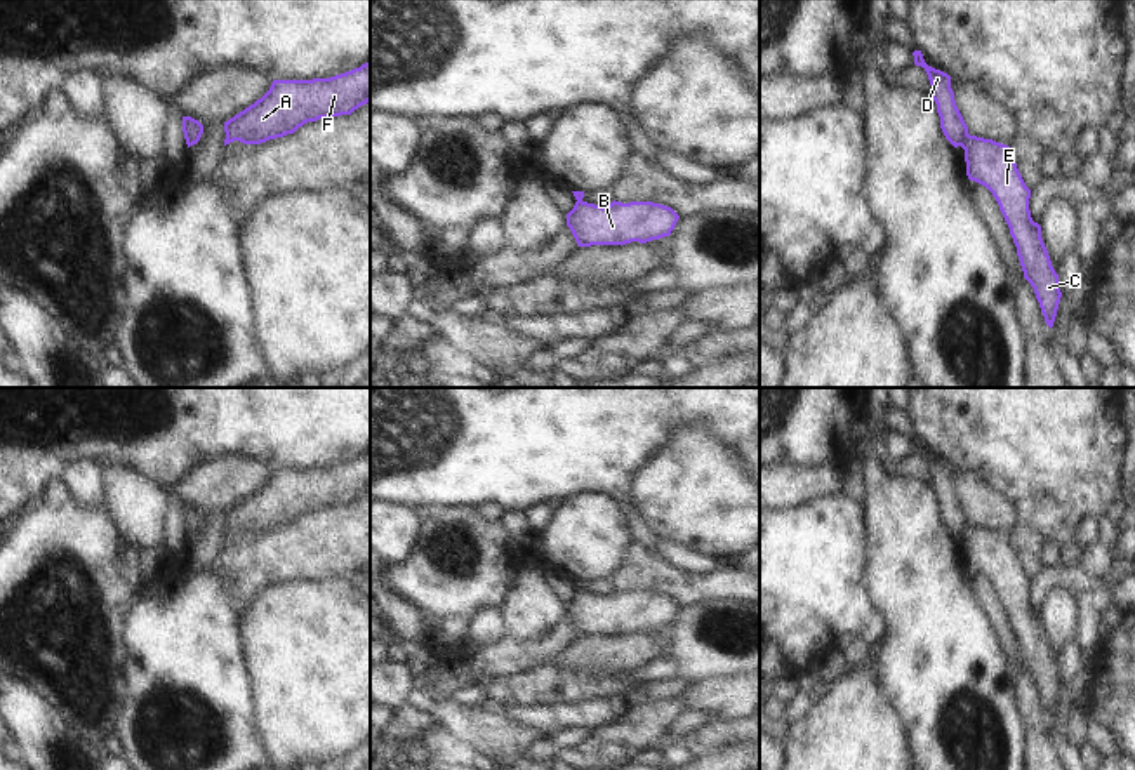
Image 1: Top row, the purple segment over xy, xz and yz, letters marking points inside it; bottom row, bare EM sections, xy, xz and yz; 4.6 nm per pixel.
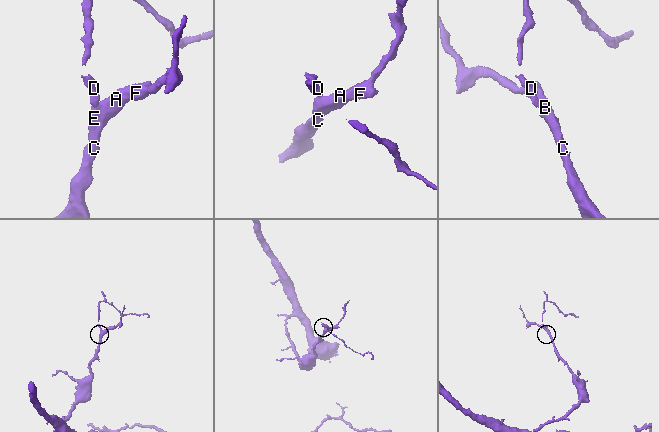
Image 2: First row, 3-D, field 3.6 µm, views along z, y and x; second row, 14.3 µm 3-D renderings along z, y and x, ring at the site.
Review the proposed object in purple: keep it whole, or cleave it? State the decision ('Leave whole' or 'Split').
Split.

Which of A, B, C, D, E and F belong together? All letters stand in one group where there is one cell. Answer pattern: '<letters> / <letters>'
A B C E F / D

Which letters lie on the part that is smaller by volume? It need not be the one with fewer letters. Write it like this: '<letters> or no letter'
D

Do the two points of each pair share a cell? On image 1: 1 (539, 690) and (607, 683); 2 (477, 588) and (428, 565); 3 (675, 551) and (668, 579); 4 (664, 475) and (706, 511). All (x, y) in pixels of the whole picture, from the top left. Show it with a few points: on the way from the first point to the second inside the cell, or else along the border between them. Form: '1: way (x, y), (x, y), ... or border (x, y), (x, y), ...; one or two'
1: way (557, 685), (590, 683); one
2: way (464, 577), (440, 574); one
3: border (657, 555), (682, 570), (710, 574); two
4: way (675, 485), (696, 501); one

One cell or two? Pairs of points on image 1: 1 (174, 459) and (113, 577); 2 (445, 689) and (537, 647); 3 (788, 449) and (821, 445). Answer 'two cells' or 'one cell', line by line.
1: two cells
2: one cell
3: one cell

